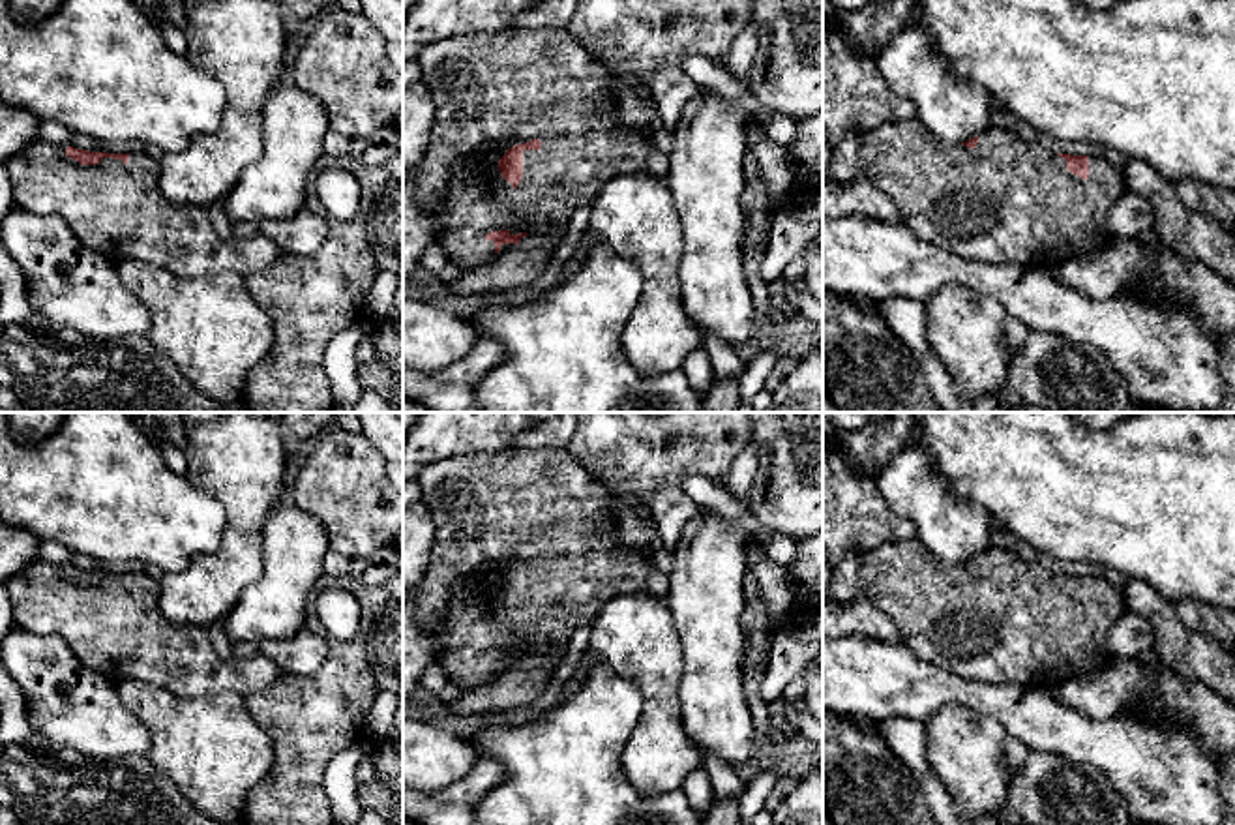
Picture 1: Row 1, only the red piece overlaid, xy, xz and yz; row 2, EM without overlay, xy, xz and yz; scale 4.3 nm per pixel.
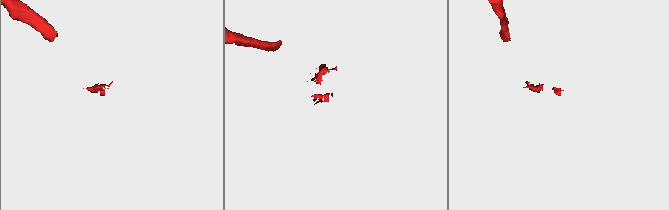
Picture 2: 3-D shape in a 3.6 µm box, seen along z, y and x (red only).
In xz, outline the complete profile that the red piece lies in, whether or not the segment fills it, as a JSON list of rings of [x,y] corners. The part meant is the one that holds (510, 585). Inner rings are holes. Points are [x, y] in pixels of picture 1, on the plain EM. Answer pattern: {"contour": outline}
{"contour": [[[540,448],[540,450],[498,450],[498,452],[482,452],[459,458],[448,458],[442,461],[435,461],[427,465],[418,474],[418,484],[422,489],[420,502],[424,502],[431,518],[435,521],[435,546],[429,561],[429,568],[422,579],[416,598],[416,619],[427,630],[439,630],[437,641],[437,662],[448,673],[452,684],[465,692],[487,686],[495,682],[502,671],[506,671],[512,664],[519,664],[527,652],[536,645],[547,645],[557,656],[558,662],[553,662],[553,671],[560,666],[566,652],[566,643],[572,639],[572,634],[581,626],[590,626],[598,617],[598,611],[615,596],[624,592],[641,592],[647,587],[648,570],[652,564],[652,542],[656,538],[656,529],[647,525],[641,518],[633,512],[633,501],[626,501],[611,493],[611,489],[598,480],[568,448],[553,450],[553,448]],[[487,574],[493,583],[476,589],[469,598],[463,602],[454,602],[450,592],[455,579],[470,578],[470,576],[484,576]]]}

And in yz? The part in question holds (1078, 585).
{"contour": [[[918,538],[885,542],[864,551],[856,589],[898,626],[901,641],[920,660],[997,684],[1055,684],[1091,675],[1111,660],[1108,636],[1124,613],[1121,591],[1102,576],[1055,574],[999,546],[967,562],[946,564]]]}

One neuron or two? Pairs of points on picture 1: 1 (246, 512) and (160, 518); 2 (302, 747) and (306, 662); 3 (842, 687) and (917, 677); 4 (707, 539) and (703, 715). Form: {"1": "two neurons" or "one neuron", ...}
{"1": "two neurons", "2": "two neurons", "3": "one neuron", "4": "one neuron"}

